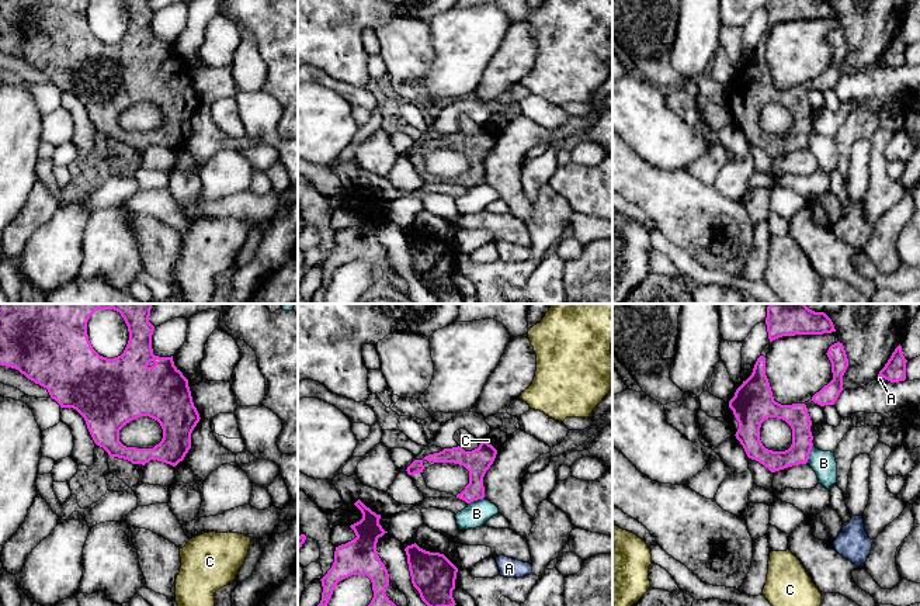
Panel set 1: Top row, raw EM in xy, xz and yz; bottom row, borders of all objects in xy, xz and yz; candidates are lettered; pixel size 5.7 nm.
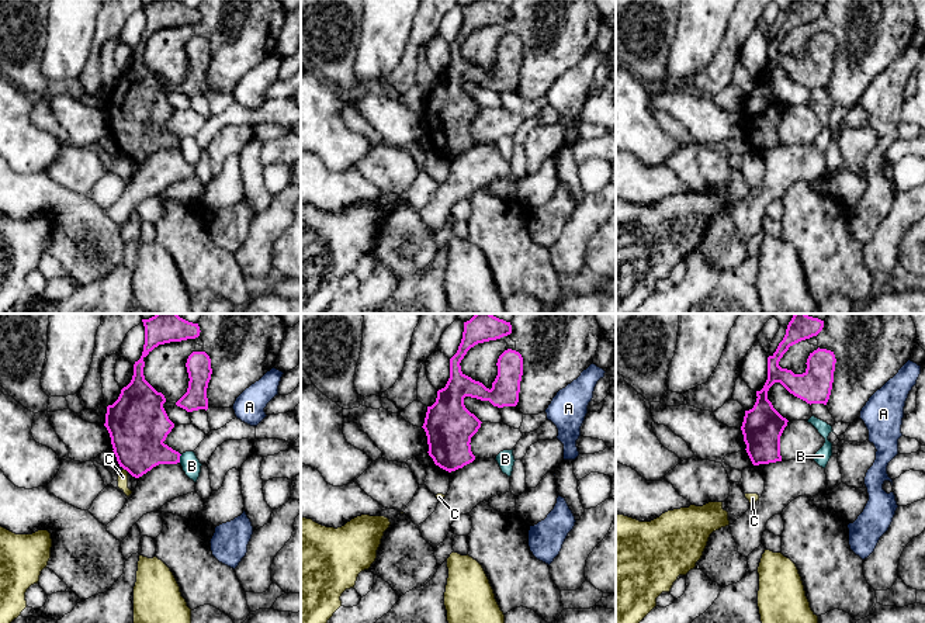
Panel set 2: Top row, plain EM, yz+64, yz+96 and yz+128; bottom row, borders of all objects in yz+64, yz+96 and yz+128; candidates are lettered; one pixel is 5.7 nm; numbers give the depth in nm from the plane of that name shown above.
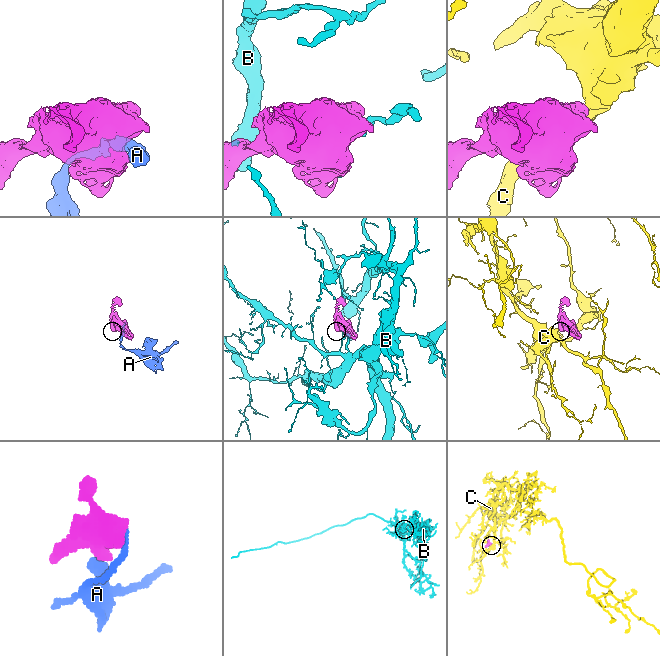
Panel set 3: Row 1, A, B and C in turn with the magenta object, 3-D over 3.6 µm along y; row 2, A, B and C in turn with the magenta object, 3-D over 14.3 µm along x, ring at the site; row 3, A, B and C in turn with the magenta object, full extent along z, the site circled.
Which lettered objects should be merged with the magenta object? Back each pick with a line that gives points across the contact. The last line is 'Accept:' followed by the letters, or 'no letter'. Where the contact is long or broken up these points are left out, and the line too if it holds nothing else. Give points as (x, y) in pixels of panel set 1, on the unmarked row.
Accept: no letter

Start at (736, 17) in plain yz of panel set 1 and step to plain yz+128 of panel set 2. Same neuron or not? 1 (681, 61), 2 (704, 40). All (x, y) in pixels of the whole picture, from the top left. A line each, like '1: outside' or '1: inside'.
1: outside
2: outside

